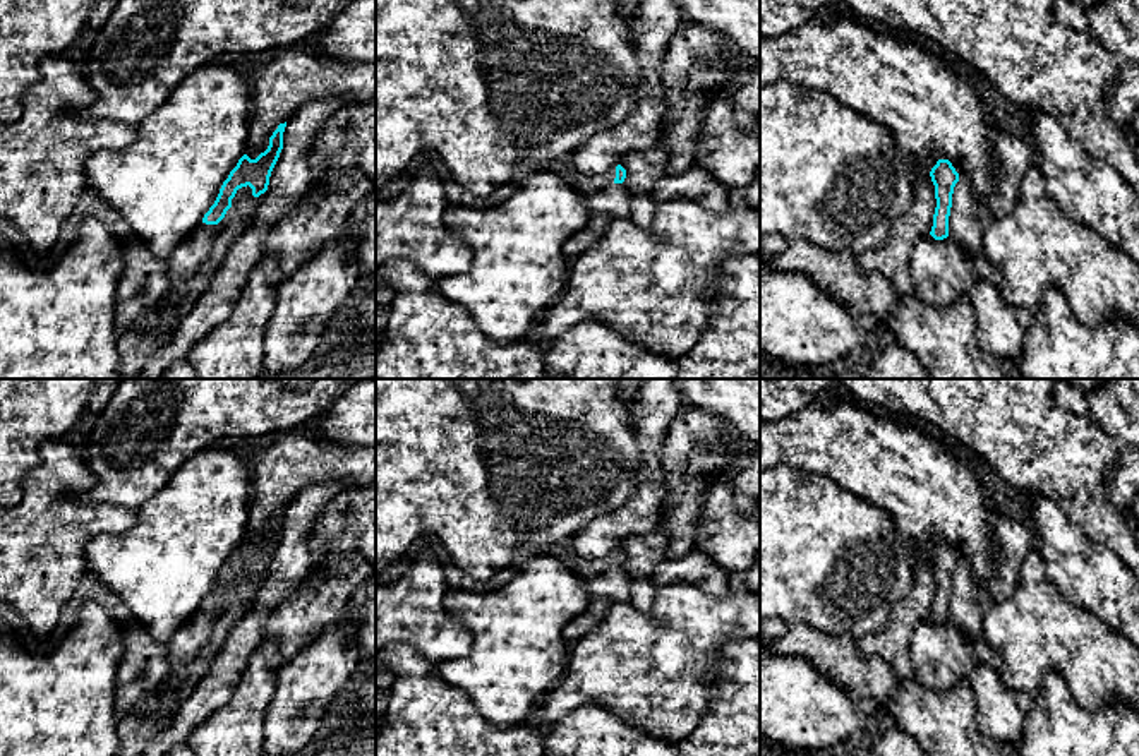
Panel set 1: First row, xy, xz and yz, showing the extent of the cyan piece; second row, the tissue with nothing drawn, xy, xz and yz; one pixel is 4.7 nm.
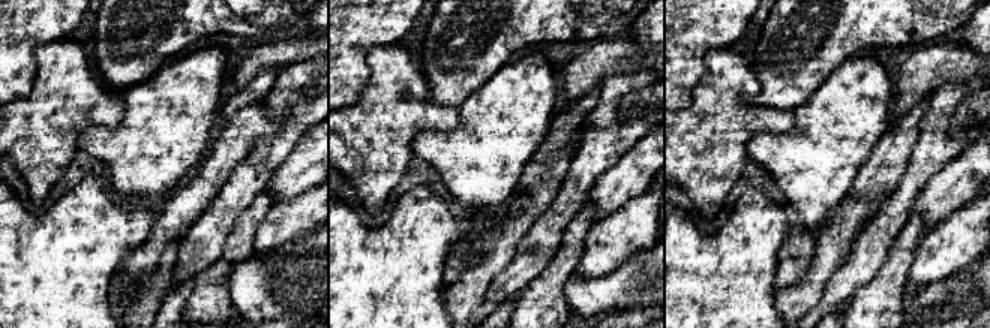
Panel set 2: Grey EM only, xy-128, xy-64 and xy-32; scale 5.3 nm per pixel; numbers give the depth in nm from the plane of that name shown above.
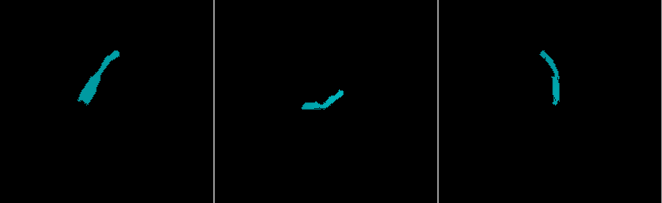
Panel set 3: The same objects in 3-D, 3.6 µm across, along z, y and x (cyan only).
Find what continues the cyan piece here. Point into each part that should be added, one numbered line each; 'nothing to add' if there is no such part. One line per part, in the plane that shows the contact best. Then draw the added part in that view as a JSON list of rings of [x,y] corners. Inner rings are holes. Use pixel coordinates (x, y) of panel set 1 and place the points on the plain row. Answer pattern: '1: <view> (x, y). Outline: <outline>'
1: xy (184, 647). Outline: [[[202,607],[192,619],[189,619],[168,641],[168,684],[178,687],[180,679],[197,655],[206,648],[213,631],[221,624],[221,612],[218,609]]]

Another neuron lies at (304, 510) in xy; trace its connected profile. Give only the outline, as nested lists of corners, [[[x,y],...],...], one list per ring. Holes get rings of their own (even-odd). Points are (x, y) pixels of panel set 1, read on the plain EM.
[[[336,480],[312,482],[286,506],[283,533],[254,605],[232,626],[209,670],[180,703],[172,722],[144,746],[141,756],[166,756],[230,701],[252,653],[264,641],[264,626],[271,612],[317,564],[317,554],[309,545],[312,525],[340,487]]]

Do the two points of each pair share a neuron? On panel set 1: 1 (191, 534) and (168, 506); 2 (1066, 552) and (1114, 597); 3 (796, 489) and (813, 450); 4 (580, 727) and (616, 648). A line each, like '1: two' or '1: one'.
1: one
2: one
3: two
4: two

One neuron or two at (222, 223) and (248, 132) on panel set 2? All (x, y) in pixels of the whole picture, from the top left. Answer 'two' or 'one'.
two

